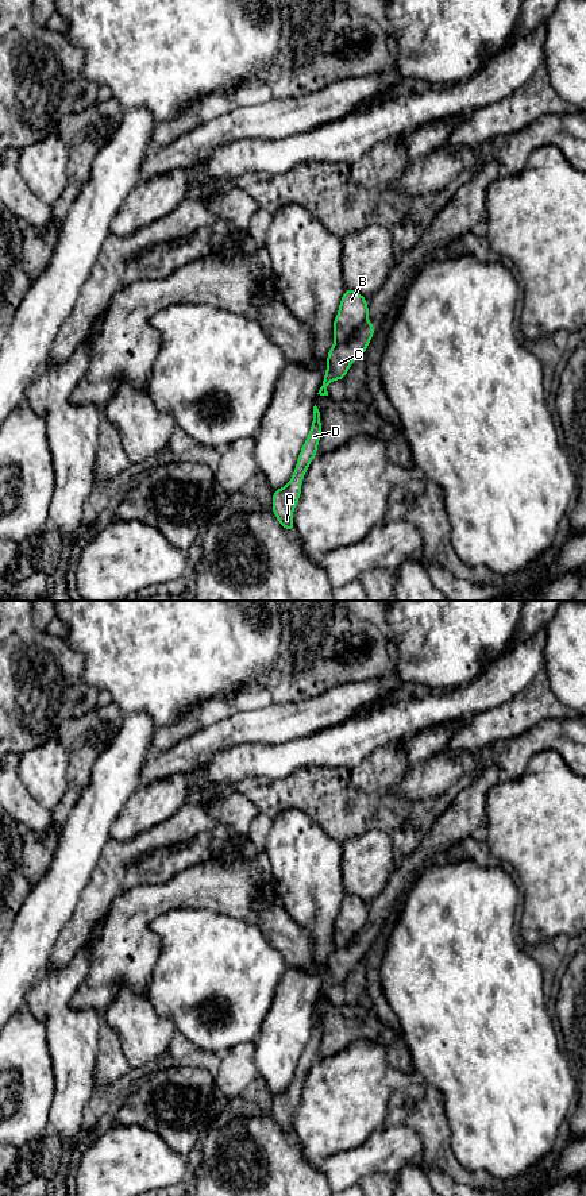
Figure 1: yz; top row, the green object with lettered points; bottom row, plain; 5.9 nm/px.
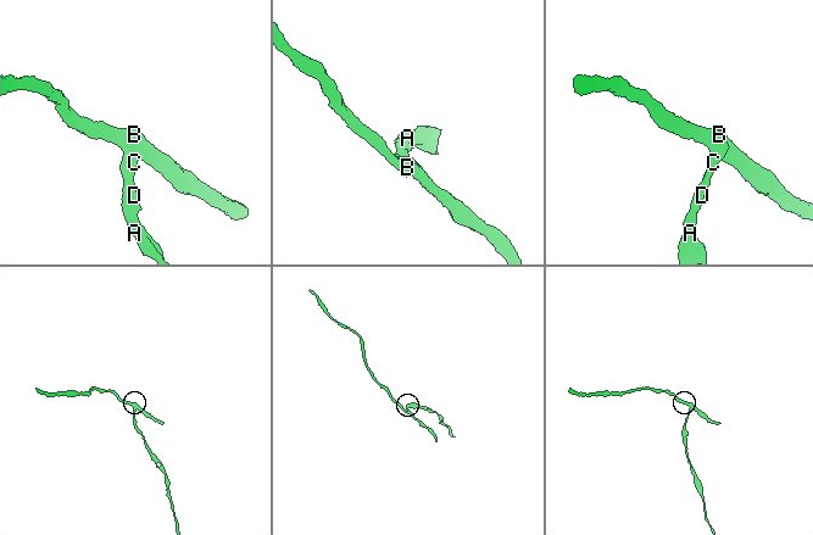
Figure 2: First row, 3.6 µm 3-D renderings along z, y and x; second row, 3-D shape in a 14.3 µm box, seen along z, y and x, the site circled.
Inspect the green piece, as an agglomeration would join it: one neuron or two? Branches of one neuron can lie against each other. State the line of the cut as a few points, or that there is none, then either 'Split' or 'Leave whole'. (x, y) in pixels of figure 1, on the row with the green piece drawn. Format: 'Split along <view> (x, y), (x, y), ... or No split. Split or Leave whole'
Split along yz (366, 319), (346, 340), (335, 342). Split

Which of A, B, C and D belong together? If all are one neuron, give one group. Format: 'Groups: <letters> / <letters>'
Groups: A C D / B

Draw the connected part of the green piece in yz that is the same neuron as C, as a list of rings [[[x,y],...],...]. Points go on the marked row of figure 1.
[[[365,320],[347,342],[335,342],[332,344],[327,356],[325,375],[317,394],[328,396],[328,383],[344,379],[350,366],[367,350],[373,336],[374,325],[369,320]]]

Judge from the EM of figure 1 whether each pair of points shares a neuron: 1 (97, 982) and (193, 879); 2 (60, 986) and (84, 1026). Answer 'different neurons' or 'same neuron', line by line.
1: same neuron
2: same neuron

